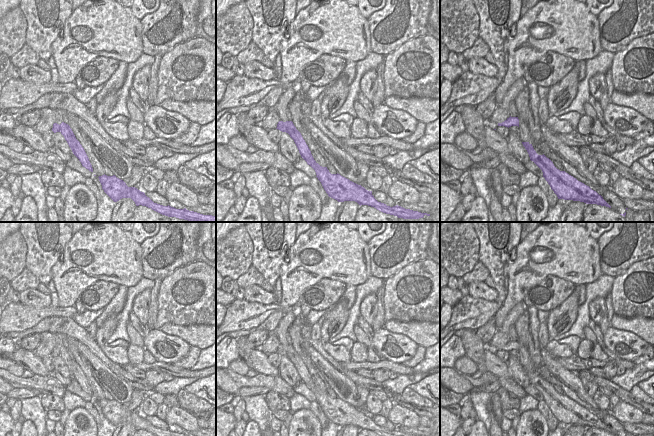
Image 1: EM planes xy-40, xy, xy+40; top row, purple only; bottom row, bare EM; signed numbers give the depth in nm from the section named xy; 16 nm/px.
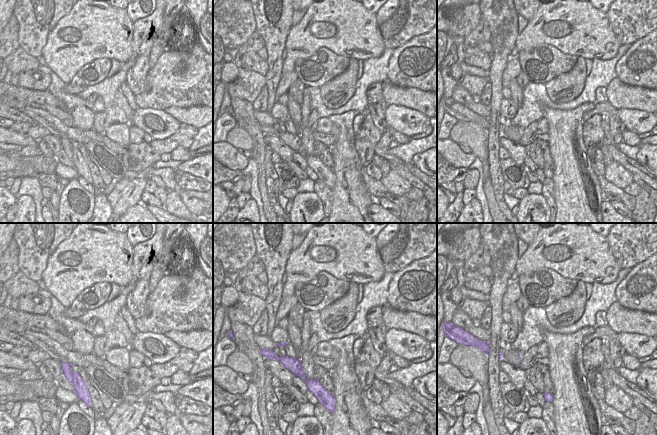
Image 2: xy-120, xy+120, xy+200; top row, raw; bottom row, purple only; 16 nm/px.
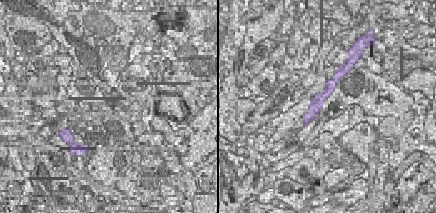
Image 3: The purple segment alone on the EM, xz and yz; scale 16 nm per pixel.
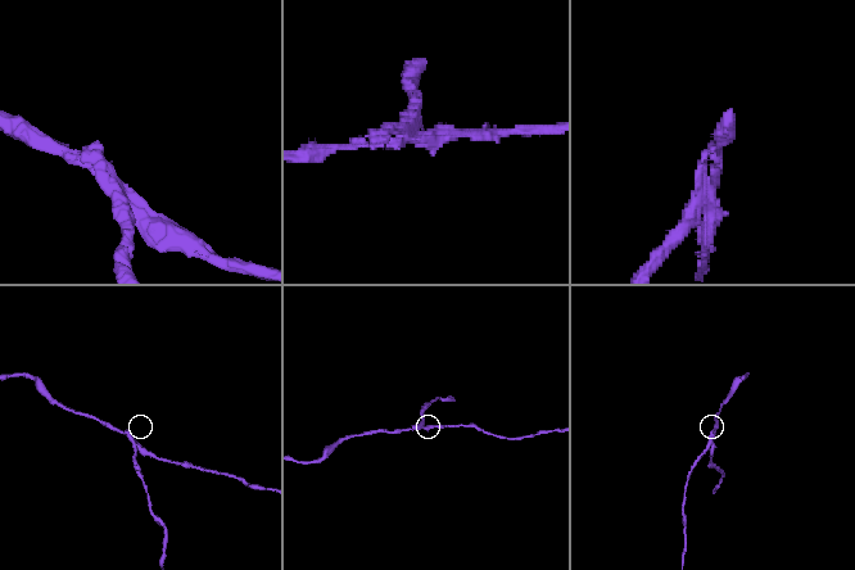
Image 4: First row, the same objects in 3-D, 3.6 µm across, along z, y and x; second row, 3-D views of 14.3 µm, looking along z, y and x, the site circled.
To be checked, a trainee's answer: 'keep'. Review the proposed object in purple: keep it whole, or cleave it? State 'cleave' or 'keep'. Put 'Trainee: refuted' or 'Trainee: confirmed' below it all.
cleave
Trainee: refuted

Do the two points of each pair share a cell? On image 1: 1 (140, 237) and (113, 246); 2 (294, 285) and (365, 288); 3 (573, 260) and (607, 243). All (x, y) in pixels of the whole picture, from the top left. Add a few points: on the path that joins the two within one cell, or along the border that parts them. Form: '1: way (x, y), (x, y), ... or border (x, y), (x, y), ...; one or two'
1: border (130, 232), (131, 236), (139, 244); two
2: border (370, 275), (364, 282), (356, 286); two
3: border (596, 240), (601, 270); two

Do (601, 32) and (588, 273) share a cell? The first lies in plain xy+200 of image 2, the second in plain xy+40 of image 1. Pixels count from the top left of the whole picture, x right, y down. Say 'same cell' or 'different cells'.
same cell

